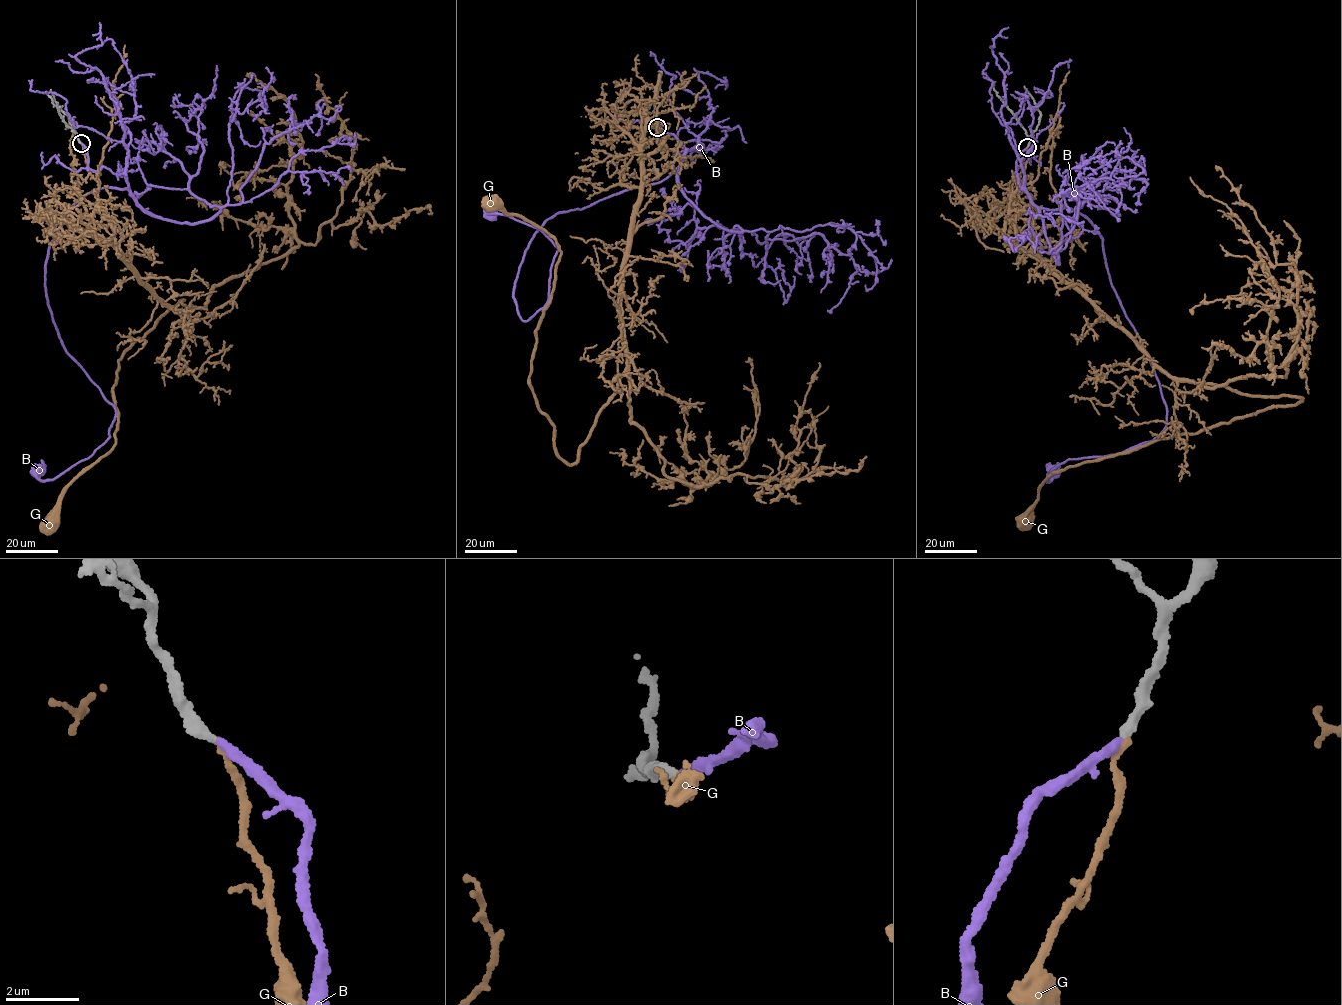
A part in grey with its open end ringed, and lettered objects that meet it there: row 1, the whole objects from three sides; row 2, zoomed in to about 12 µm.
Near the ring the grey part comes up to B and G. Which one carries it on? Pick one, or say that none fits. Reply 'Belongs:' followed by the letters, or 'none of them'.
Belongs: B

